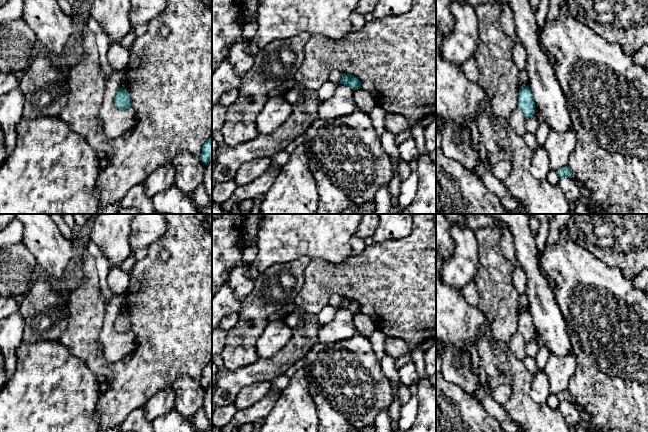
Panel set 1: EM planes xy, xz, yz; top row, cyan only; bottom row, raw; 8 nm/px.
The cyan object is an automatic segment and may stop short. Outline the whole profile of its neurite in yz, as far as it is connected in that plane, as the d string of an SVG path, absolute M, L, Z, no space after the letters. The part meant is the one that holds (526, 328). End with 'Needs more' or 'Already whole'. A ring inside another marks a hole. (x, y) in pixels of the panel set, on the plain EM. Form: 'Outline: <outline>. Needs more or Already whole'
Outline: M529 310L519 313L518 332L523 336L526 343L534 339L535 331L536 329Z. Already whole

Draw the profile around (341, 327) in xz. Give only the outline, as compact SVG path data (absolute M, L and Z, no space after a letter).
M338 308L333 320L321 325L318 331L319 341L330 344L353 337L356 333L353 316L354 314L348 309Z

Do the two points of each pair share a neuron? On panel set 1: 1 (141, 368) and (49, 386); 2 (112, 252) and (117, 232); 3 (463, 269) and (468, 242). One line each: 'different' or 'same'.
1: different
2: same
3: same

